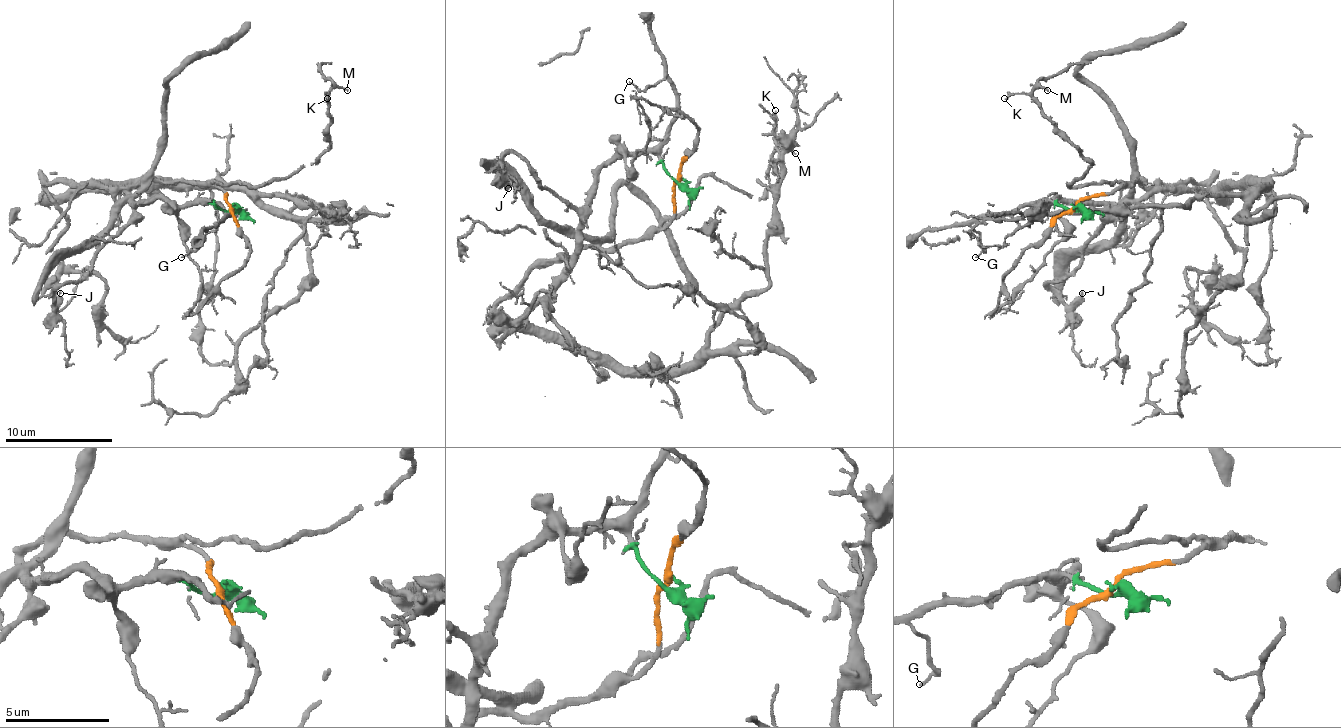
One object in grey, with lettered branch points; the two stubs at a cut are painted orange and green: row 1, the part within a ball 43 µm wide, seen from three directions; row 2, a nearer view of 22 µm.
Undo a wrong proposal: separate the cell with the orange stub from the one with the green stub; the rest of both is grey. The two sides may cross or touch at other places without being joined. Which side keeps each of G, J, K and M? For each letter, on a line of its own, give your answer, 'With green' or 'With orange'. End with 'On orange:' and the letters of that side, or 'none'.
G: With green
J: With green
K: With orange
M: With orange
On orange: K, M

